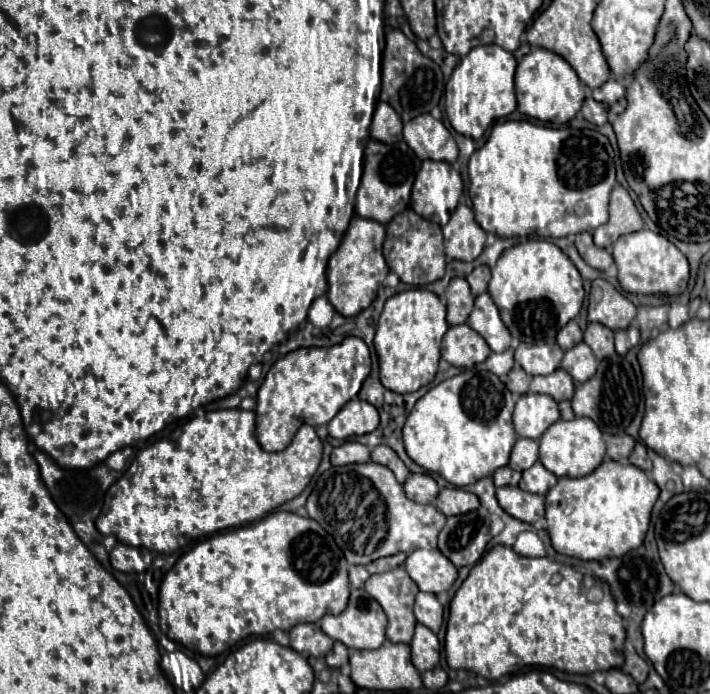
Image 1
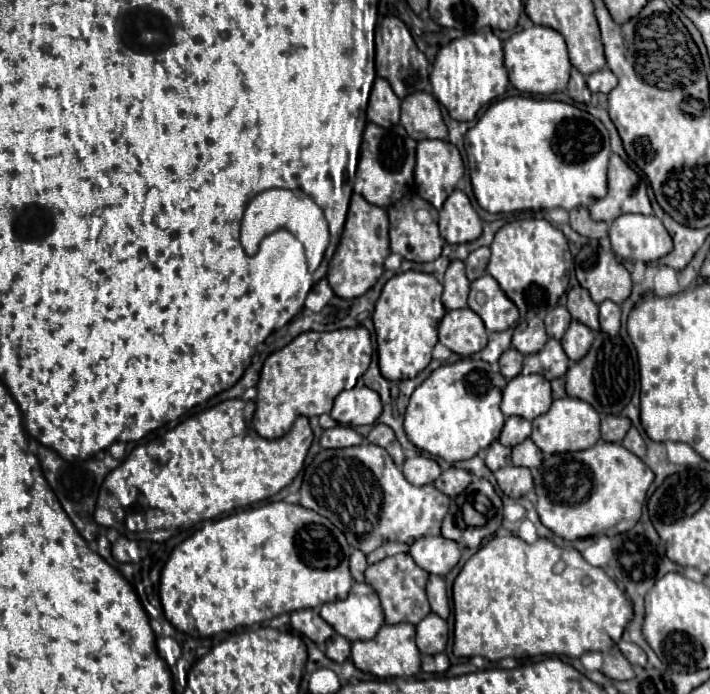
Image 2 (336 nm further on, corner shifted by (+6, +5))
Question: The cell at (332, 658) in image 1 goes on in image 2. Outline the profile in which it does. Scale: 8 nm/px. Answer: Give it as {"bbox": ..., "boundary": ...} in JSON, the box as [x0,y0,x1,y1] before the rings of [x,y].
{"bbox":[325,634,351,662],"boundary":[[[333,634],[329,640],[327,640],[327,650],[325,650],[325,656],[335,660],[335,662],[345,662],[351,654],[351,642],[339,634]]]}

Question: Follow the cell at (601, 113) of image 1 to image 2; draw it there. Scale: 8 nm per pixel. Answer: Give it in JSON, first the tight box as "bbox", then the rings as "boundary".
{"bbox":[567,68,591,104],"boundary":[[[573,68],[573,70],[571,70],[571,80],[569,80],[569,86],[567,86],[567,94],[569,94],[575,102],[589,104],[591,92],[589,92],[589,88],[587,88],[585,76],[583,76],[577,68]]]}

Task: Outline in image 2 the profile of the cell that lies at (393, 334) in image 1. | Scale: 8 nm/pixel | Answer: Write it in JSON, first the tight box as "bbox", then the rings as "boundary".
{"bbox":[373,270,447,380],"boundary":[[[415,270],[395,274],[383,286],[373,311],[373,324],[379,368],[387,380],[415,378],[431,362],[431,352],[437,344],[437,326],[447,312],[441,302],[441,292],[443,286],[433,274]]]}

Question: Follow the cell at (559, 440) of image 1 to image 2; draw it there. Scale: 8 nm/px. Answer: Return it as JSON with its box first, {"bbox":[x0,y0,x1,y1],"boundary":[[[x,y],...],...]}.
{"bbox":[531,396,599,454],"boundary":[[[565,396],[565,398],[553,400],[549,412],[533,420],[531,440],[547,454],[587,450],[599,440],[599,414],[593,410],[593,406],[589,406],[587,402],[581,402],[579,398]]]}

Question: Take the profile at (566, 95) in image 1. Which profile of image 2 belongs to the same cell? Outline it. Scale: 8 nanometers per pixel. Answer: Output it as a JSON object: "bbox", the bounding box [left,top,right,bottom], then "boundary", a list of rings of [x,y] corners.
{"bbox":[503,26,571,94],"boundary":[[[531,26],[527,30],[515,32],[503,44],[505,52],[505,68],[509,72],[511,84],[525,94],[553,94],[563,92],[569,82],[571,62],[567,56],[567,46],[563,36],[549,26]]]}

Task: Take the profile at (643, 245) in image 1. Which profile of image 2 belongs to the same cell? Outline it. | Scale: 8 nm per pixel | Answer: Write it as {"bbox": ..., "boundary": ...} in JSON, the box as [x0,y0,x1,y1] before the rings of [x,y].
{"bbox":[609,214,673,262],"boundary":[[[621,214],[609,226],[611,248],[625,260],[653,262],[673,248],[669,232],[657,216]]]}

